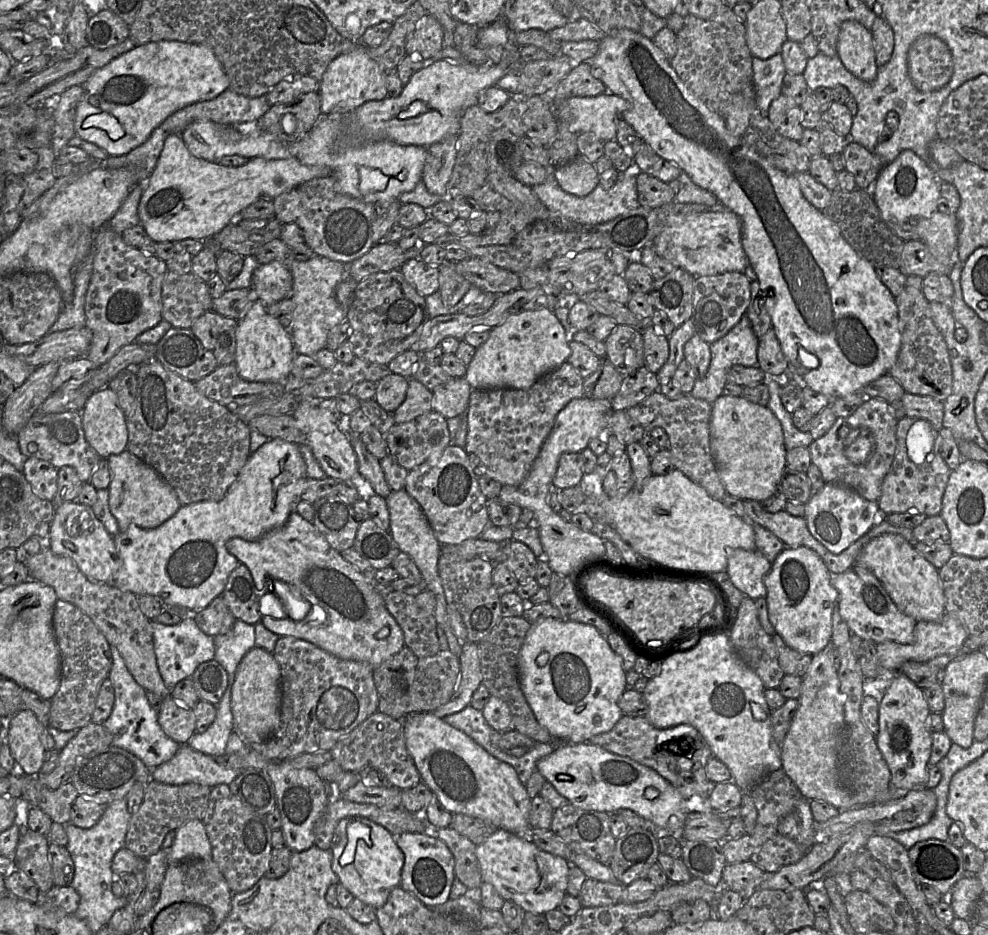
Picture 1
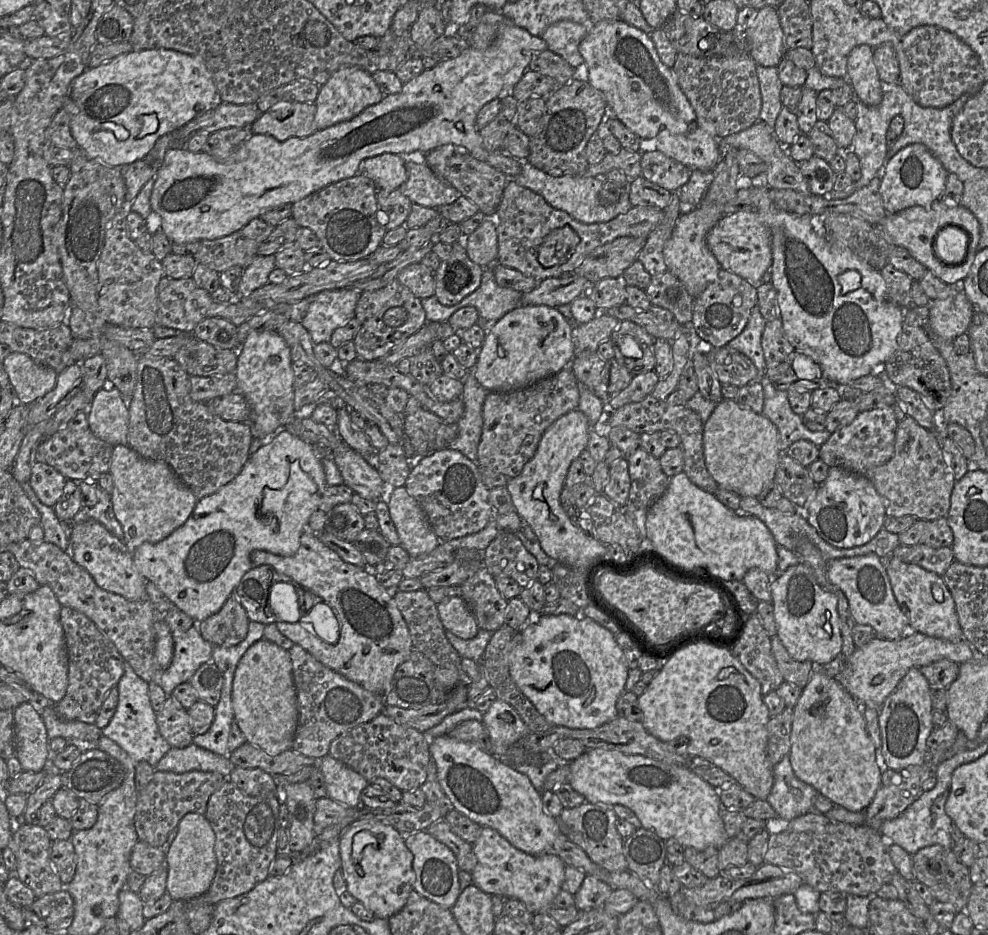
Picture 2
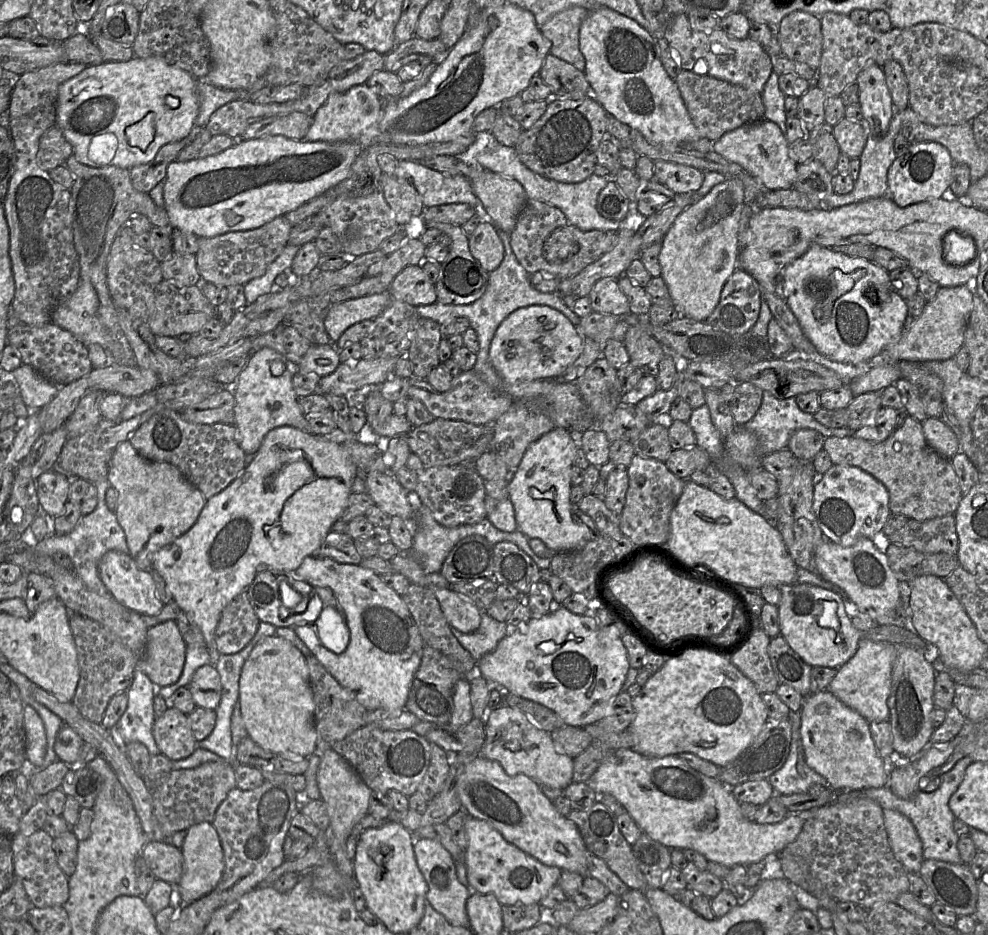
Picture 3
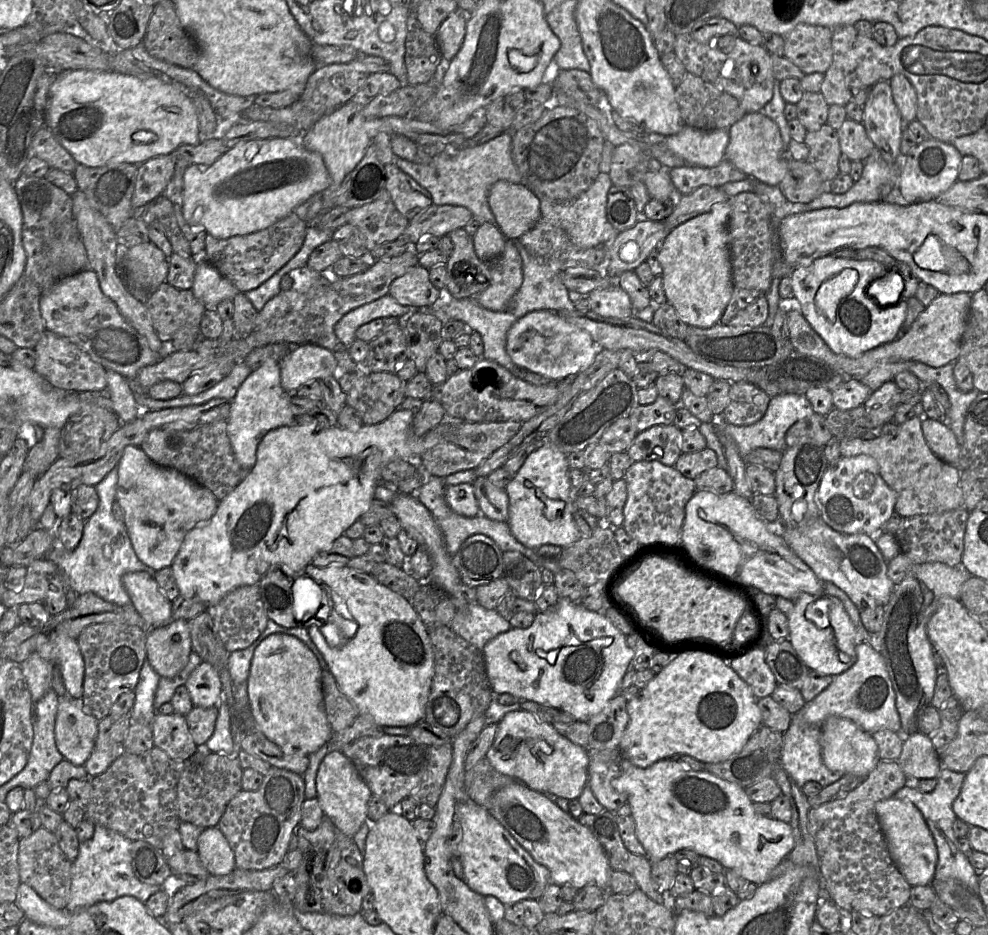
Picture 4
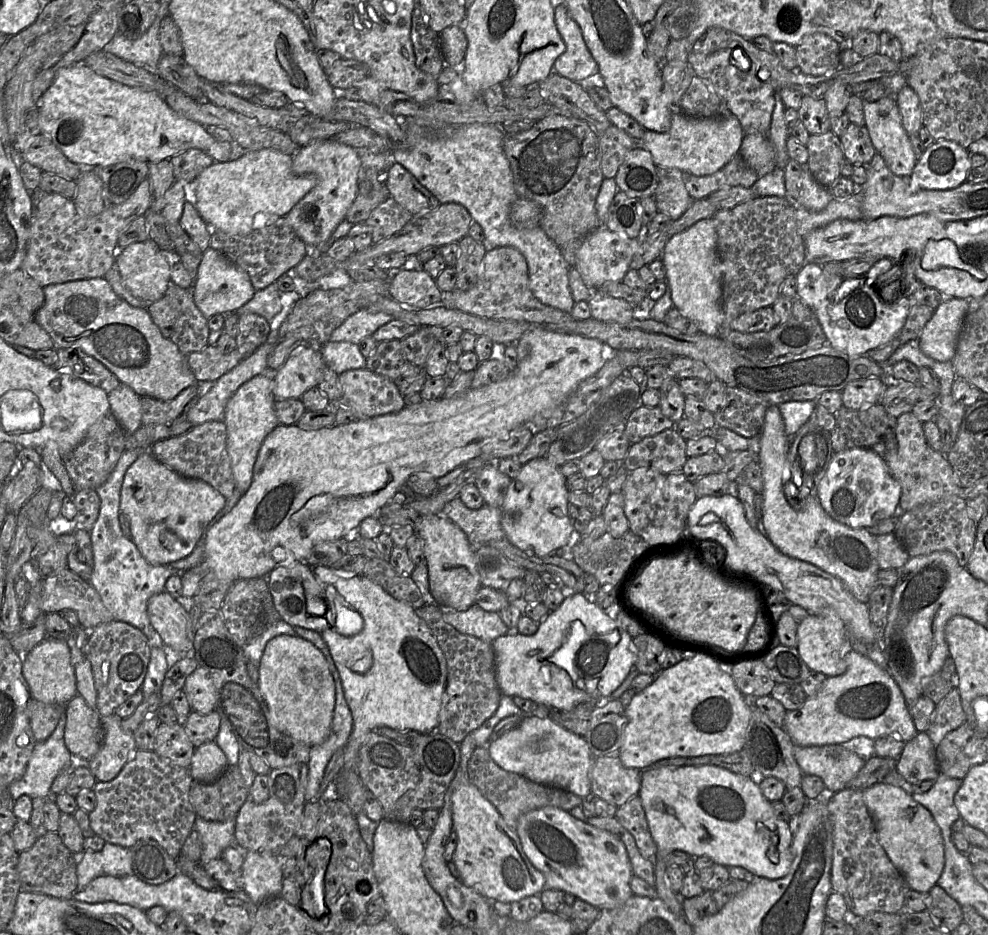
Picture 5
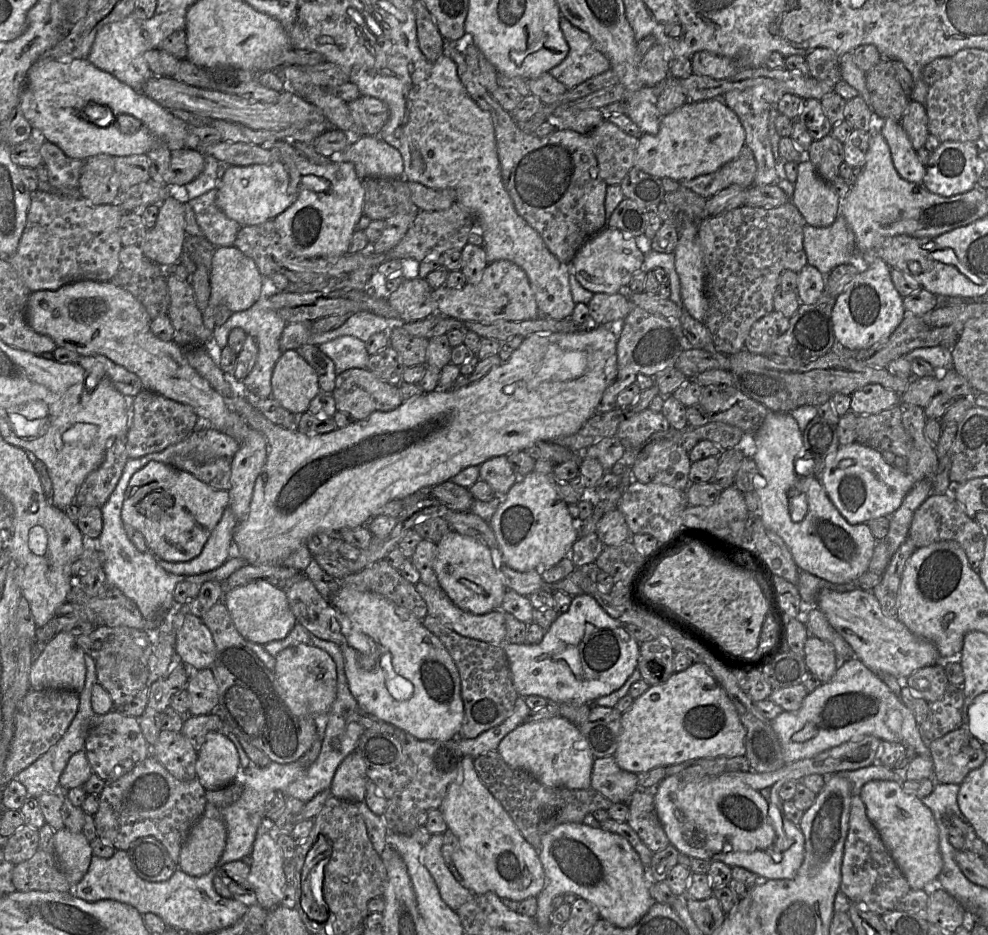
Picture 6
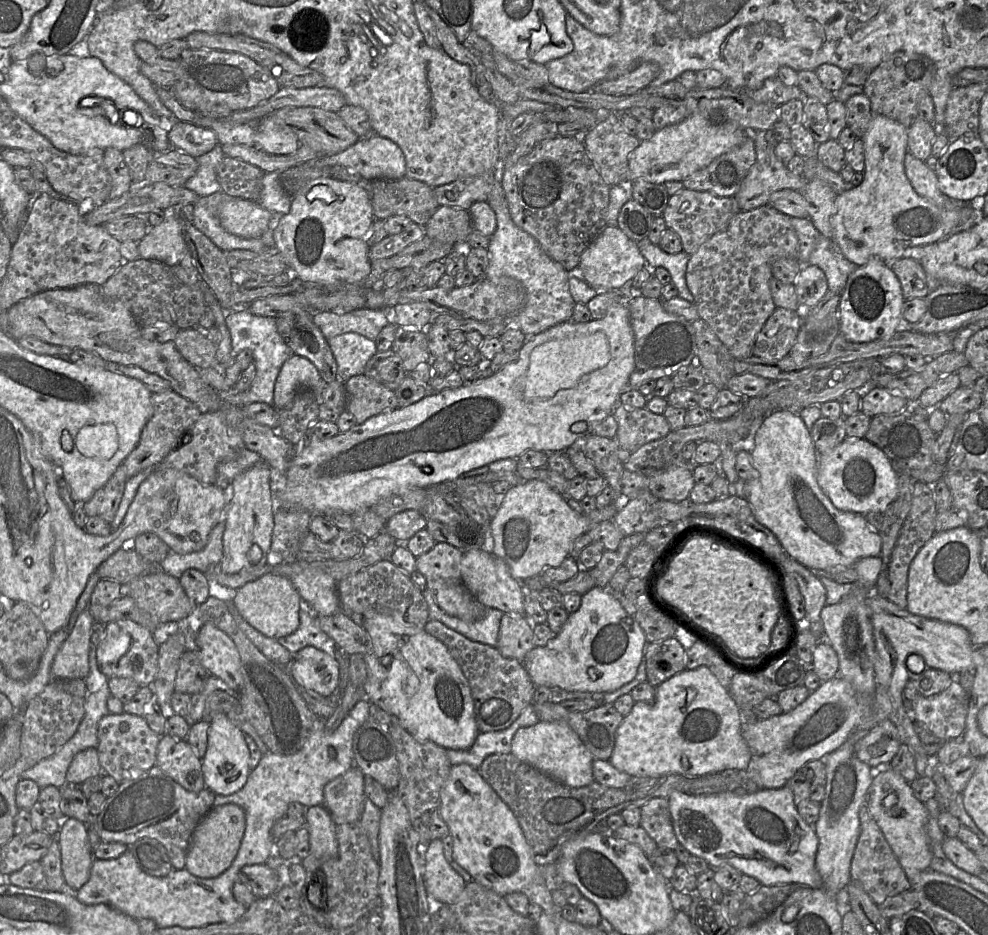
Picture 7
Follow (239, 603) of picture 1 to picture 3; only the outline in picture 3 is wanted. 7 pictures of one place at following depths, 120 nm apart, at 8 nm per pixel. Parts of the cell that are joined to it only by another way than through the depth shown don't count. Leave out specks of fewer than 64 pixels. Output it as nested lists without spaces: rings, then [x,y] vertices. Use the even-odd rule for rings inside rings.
[[[271,570],[258,572],[246,592],[259,620],[275,627],[289,627],[285,625],[287,618],[304,611],[300,605],[294,610],[283,606],[279,593],[279,578]]]

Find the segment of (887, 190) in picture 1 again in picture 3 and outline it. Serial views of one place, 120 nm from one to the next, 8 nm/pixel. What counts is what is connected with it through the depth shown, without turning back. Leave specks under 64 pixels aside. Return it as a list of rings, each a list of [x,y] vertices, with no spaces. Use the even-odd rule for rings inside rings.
[[[933,141],[911,143],[905,152],[898,155],[887,173],[888,193],[891,200],[899,207],[907,207],[928,199],[941,198],[943,193],[949,189],[952,182],[954,162],[946,147]]]

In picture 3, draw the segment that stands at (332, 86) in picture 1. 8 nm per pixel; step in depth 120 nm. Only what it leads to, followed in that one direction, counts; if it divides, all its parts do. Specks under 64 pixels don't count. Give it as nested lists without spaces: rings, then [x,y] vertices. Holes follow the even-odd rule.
[[[359,84],[345,92],[334,93],[318,109],[312,124],[302,140],[315,142],[337,142],[358,139],[365,130],[378,124],[384,105],[379,97],[368,85]]]

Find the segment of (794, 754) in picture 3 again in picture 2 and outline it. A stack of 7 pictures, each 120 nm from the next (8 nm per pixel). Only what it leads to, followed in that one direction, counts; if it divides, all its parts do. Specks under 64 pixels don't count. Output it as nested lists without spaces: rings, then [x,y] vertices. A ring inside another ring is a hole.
[[[789,754],[773,767],[774,783],[767,802],[775,810],[779,822],[788,822],[814,810],[814,801],[819,794],[794,773]]]

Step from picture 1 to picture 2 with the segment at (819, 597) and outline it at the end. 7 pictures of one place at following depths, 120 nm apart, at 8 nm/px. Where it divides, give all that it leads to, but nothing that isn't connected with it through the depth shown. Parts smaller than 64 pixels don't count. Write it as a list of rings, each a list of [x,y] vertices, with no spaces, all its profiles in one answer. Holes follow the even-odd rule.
[[[799,562],[790,566],[772,578],[770,588],[776,636],[793,659],[824,665],[841,654],[843,640],[837,611],[838,598],[818,584],[807,565]]]

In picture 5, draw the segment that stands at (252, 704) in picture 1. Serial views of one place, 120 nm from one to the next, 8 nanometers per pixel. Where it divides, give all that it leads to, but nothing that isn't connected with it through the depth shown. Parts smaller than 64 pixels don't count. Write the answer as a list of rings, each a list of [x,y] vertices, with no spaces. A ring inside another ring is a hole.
[[[296,635],[271,639],[259,663],[258,687],[279,729],[311,747],[326,740],[332,727],[336,686],[325,656],[311,642]]]

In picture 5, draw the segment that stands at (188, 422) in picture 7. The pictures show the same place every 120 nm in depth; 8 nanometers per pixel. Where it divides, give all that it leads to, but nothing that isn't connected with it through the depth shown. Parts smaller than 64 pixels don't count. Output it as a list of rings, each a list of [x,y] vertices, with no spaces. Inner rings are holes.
[[[195,384],[187,387],[174,399],[168,401],[142,397],[142,424],[155,425],[171,423],[184,415],[199,396],[200,384]]]

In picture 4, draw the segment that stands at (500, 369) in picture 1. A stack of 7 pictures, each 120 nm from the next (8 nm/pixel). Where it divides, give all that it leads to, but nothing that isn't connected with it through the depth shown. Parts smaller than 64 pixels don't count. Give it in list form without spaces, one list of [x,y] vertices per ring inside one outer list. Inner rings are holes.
[[[549,310],[532,311],[518,319],[509,329],[506,341],[506,351],[514,364],[553,381],[562,381],[589,368],[598,348],[587,332]]]

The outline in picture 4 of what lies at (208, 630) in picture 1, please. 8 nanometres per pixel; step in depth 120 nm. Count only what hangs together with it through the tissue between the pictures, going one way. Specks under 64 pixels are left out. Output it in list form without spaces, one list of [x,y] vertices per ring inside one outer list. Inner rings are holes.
[[[258,584],[232,590],[208,611],[212,614],[214,627],[221,641],[230,653],[248,648],[264,632],[269,621]]]

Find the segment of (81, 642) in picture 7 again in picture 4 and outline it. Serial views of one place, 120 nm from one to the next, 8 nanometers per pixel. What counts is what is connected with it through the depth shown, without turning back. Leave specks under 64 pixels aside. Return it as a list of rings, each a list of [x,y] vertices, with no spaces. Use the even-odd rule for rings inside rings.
[[[34,652],[21,663],[21,668],[34,704],[52,689],[56,673],[55,667],[51,662]]]

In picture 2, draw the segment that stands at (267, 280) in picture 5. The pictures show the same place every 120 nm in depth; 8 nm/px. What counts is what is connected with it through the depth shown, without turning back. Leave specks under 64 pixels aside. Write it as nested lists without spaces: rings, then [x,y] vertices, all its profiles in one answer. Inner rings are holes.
[[[257,217],[242,229],[214,240],[203,240],[195,259],[221,273],[233,266],[247,267],[257,256],[260,244],[274,227]]]

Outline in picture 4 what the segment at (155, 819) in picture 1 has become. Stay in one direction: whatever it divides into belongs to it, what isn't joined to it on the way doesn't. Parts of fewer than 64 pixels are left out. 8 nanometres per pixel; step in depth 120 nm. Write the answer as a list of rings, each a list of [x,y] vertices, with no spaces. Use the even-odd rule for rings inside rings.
[[[208,754],[199,763],[190,763],[177,784],[177,811],[181,822],[201,828],[216,827],[228,803],[242,790],[243,769],[237,758]]]

